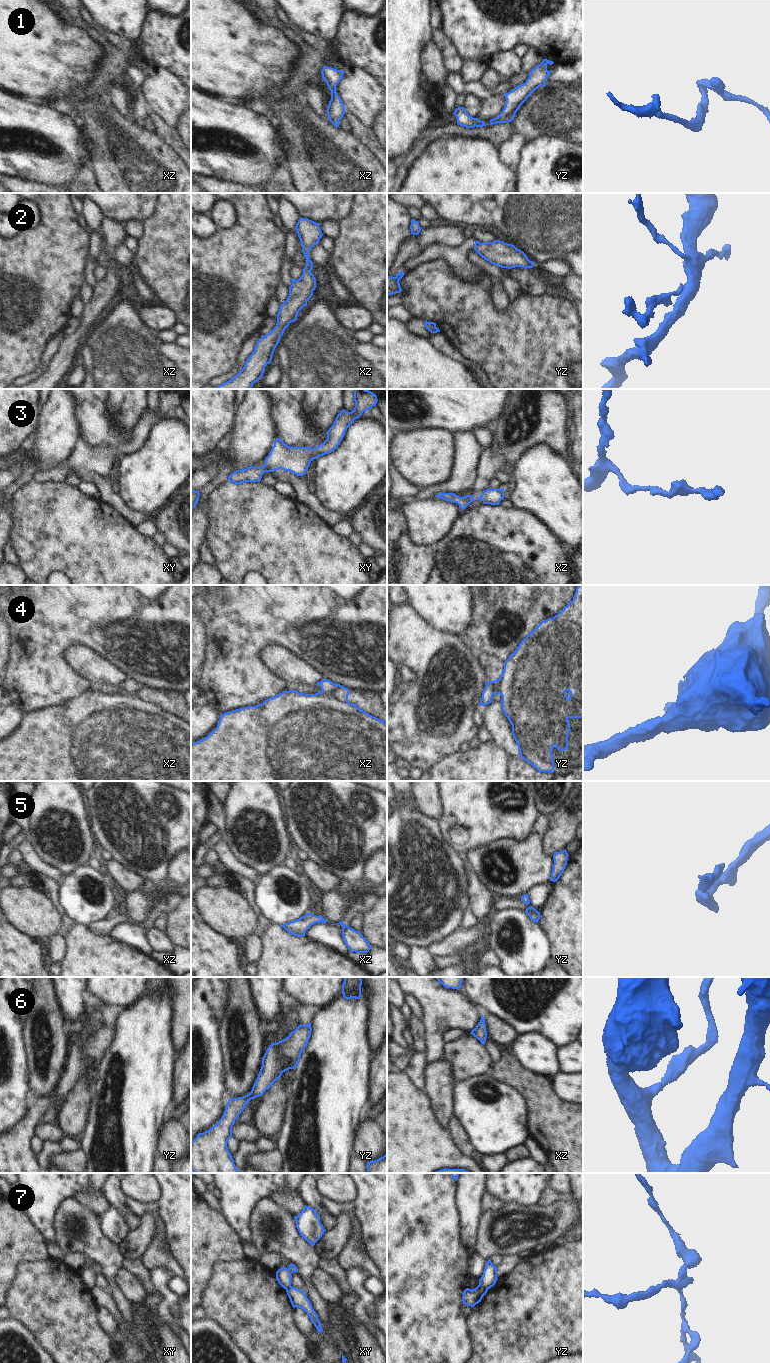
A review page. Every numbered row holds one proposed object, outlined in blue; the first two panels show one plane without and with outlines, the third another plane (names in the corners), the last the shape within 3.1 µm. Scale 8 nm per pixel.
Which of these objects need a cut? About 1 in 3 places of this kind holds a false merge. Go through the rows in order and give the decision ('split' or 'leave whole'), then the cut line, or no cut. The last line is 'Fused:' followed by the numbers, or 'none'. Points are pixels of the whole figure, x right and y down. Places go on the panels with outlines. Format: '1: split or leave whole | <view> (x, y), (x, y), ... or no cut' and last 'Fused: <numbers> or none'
1: leave whole | no cut
2: split | yz (480, 243), (474, 248)
3: leave whole | no cut
4: split | xz (335, 684), (331, 691), (327, 693), (322, 692)
5: leave whole | no cut
6: leave whole | no cut
7: split | yz (479, 1284), (487, 1289)
Fused: 2, 4, 7

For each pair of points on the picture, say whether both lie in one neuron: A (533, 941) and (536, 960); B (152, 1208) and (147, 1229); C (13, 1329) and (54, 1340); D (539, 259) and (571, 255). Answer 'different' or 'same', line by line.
A: same
B: different
C: different
D: same

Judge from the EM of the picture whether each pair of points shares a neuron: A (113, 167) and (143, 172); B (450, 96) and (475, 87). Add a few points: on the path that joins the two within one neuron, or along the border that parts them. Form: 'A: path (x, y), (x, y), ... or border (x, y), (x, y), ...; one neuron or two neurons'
A: path (120, 167), (131, 167), (136, 172); one neuron
B: border (446, 85), (457, 95); two neurons

